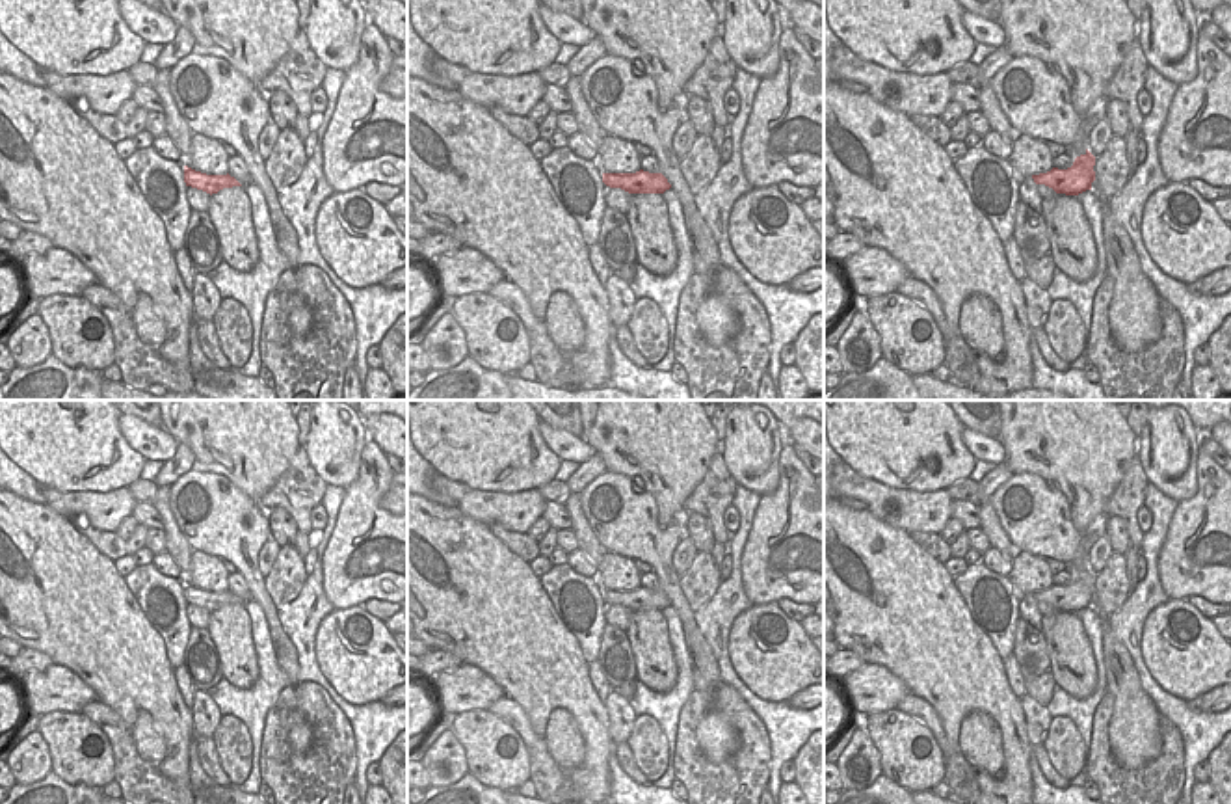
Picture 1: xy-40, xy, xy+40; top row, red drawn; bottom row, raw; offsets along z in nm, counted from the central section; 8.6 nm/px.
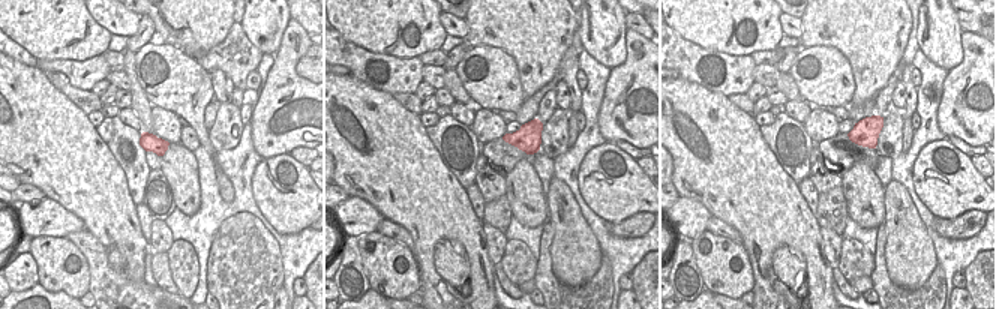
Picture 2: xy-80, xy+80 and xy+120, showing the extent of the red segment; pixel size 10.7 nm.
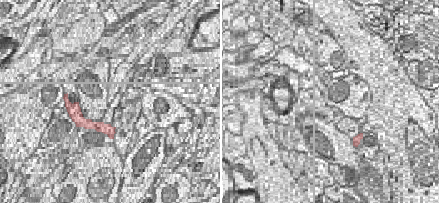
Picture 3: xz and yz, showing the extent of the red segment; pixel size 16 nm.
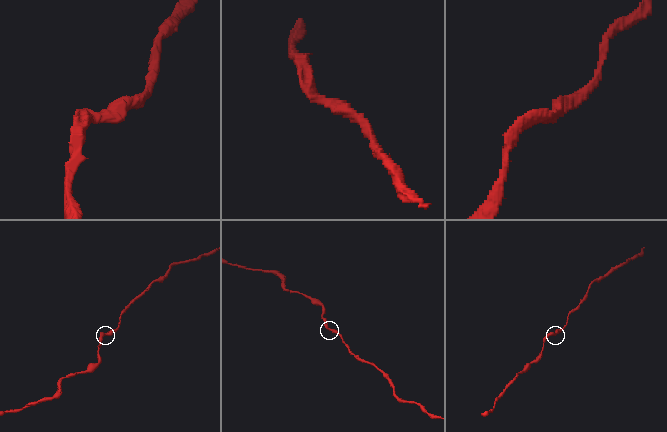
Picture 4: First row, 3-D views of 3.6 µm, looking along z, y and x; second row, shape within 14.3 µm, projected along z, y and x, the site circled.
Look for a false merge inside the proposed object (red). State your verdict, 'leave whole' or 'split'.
leave whole

